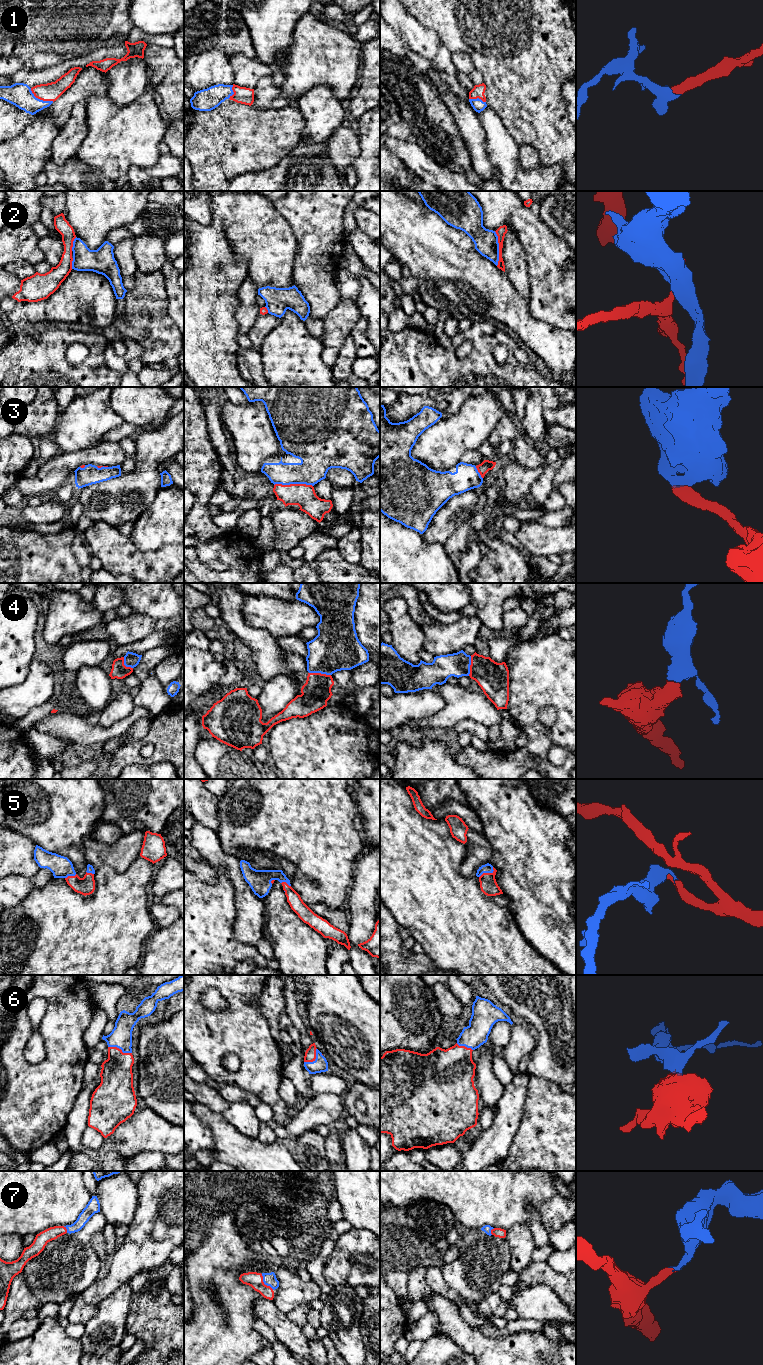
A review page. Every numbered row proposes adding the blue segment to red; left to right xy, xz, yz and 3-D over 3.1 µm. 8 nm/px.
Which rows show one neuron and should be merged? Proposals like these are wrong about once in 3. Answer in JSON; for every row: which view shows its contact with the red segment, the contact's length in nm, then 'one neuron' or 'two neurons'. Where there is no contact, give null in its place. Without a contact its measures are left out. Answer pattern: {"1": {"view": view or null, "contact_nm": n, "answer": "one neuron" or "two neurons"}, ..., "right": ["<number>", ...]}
{"1": {"view": "xy", "contact_nm": 220, "answer": "one neuron"}, "2": {"view": "yz", "contact_nm": 280, "answer": "two neurons"}, "3": {"view": "xz", "contact_nm": 320, "answer": "one neuron"}, "4": {"view": "xz", "contact_nm": 180, "answer": "one neuron"}, "5": {"view": "yz", "contact_nm": 150, "answer": "one neuron"}, "6": {"view": "xy", "contact_nm": 200, "answer": "one neuron"}, "7": {"view": "xz", "contact_nm": 160, "answer": "one neuron"}, "right": ["1", "3", "4", "5", "6", "7"]}

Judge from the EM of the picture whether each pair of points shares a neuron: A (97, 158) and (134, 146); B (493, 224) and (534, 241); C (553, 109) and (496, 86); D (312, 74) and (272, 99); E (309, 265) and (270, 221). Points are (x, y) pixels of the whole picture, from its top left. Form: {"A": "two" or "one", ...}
{"A": "one", "B": "one", "C": "one", "D": "two", "E": "two"}

